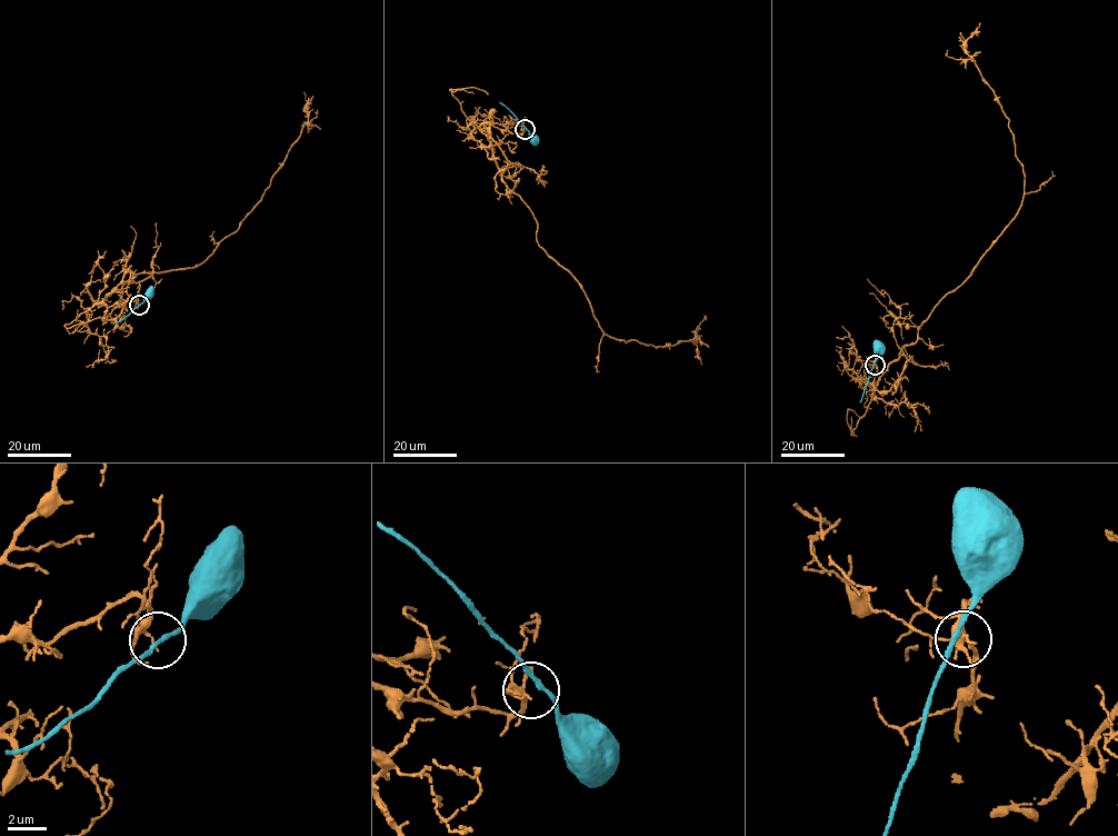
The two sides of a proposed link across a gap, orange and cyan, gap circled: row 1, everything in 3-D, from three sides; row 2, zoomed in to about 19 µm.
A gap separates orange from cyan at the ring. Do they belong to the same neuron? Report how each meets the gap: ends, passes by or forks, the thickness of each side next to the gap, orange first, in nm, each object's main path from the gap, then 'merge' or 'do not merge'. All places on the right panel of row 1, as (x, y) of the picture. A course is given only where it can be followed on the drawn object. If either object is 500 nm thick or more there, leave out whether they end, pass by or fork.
orange ends there; cyan passes by; 170 nm thick on the orange side, 220 nm on the other; orange runs (876, 365), (875, 359), (869, 387), (965, 281), (1022, 198), (1024, 166), (1008, 120), (965, 48), (980, 23); cyan runs (875, 365), (878, 349); merge

